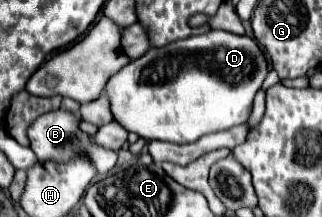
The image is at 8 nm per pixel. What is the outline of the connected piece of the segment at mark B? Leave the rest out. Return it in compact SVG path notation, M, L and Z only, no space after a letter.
M55 110L55 112L47 112L43 116L39 116L29 128L27 128L27 138L29 138L29 148L35 152L35 156L39 160L57 160L57 162L63 162L63 160L69 160L71 154L75 152L85 152L91 156L91 160L95 162L97 166L97 172L101 176L105 176L117 162L117 154L115 152L107 152L105 148L99 148L95 144L91 144L89 136L79 132L77 128L79 124L79 116L67 112L67 110Z

